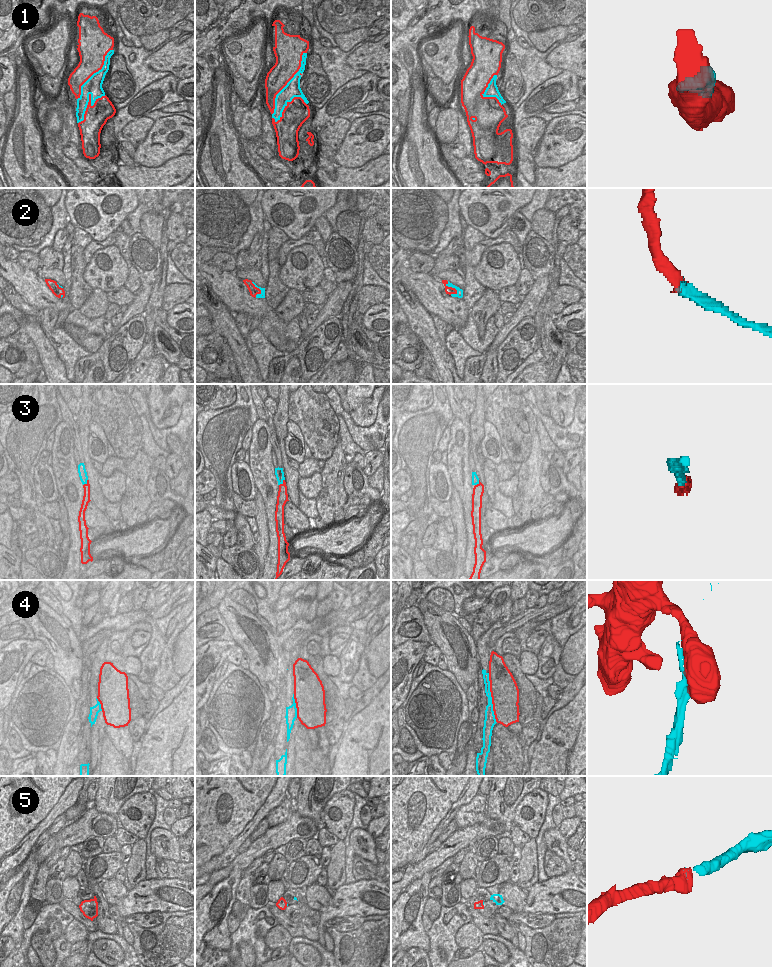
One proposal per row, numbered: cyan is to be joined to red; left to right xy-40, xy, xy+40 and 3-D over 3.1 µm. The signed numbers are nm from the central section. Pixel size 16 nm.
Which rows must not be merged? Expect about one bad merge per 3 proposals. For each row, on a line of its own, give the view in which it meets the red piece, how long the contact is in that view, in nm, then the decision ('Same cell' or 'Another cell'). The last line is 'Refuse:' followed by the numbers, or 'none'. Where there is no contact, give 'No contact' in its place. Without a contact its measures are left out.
1: Touches red in xy. Shared border 1150 nm. Same cell
2: Touches red in xy+40. Shared border 260 nm. Same cell
3: Touches red in xy. Shared border 140 nm. Same cell
4: Touches red in xy+40. Shared border 800 nm. Another cell
5: Touches red in xy+40. Shared border 70 nm. Same cell
Refuse: 4.

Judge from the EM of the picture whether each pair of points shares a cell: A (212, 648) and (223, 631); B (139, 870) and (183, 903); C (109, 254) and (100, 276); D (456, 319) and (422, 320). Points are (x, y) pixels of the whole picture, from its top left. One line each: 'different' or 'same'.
A: different
B: different
C: same
D: different

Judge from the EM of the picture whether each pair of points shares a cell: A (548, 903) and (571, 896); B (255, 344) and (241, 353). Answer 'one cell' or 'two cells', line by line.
A: one cell
B: two cells

